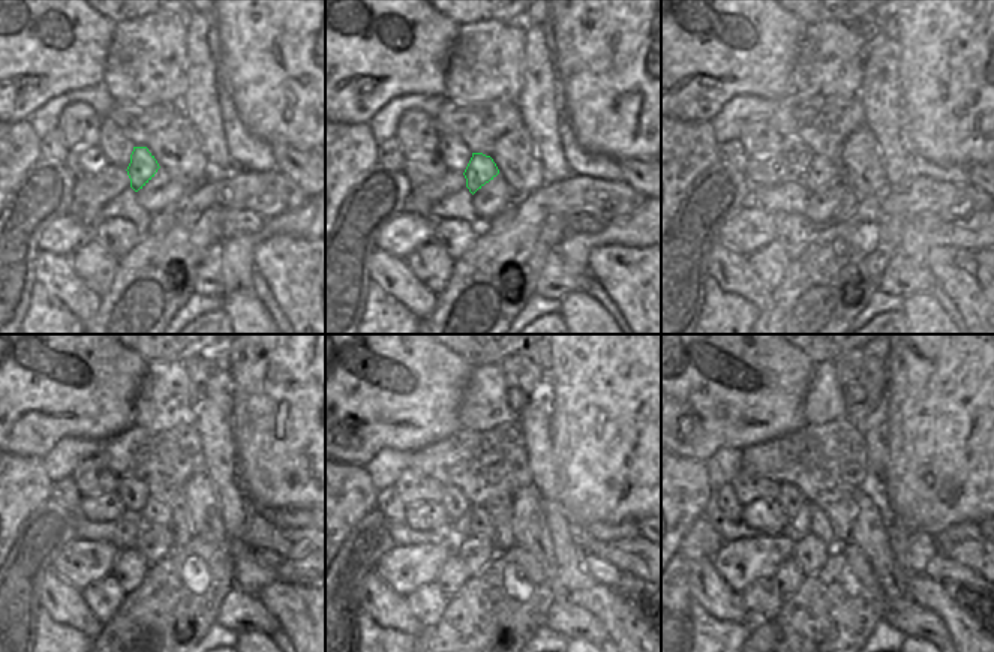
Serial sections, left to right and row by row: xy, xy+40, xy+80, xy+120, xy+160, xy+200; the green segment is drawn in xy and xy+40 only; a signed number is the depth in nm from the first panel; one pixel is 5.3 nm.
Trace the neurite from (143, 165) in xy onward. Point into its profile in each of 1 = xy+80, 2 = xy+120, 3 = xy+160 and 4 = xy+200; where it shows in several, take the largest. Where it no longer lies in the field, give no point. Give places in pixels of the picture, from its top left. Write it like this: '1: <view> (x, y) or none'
1: xy+80 (822, 173)
2: xy+120 (155, 511)
3: xy+160 (480, 525)
4: xy+200 (820, 526)

